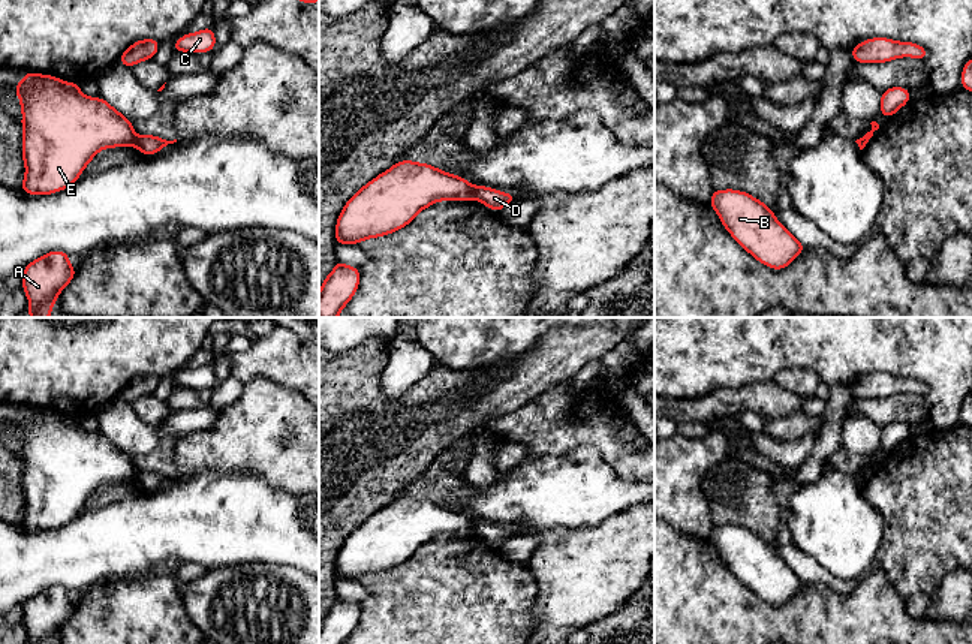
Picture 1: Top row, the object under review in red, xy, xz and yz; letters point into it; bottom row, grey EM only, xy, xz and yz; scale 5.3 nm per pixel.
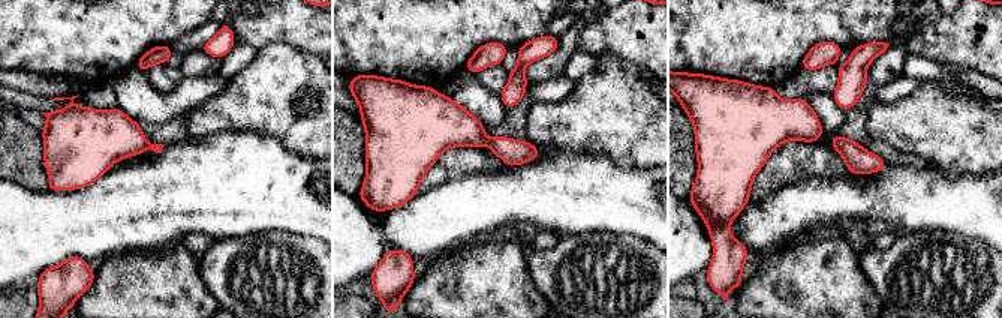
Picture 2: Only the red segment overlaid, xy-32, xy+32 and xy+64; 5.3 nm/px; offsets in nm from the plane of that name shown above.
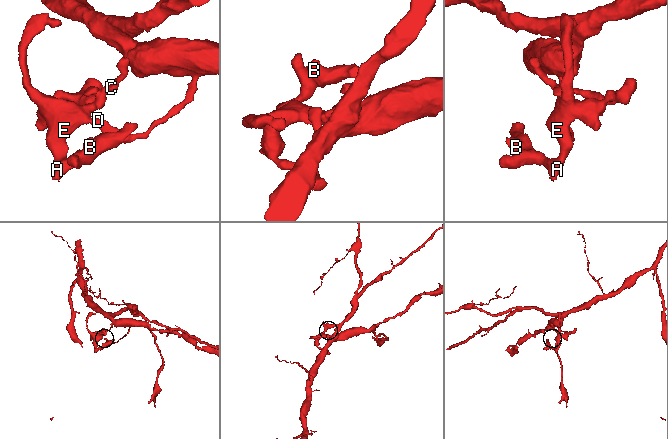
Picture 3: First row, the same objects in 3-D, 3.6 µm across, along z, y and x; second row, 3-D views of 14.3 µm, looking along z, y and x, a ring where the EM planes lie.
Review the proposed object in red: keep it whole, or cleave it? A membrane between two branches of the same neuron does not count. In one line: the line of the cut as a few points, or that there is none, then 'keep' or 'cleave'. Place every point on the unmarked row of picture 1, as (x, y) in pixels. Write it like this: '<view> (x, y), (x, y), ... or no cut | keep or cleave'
xz (471, 523), (474, 532) | cleave

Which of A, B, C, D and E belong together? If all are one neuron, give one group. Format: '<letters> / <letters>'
A B C E / D

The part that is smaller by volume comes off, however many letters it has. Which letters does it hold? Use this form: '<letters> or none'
A, B, C, E

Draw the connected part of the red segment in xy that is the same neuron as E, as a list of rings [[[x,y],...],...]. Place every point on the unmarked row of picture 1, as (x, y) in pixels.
[[[24,407],[22,416],[12,422],[21,433],[22,443],[22,496],[25,512],[19,524],[28,530],[51,530],[70,523],[91,497],[96,488],[112,482],[132,482],[136,478],[132,457],[114,445],[102,433],[87,433],[81,428],[79,419],[64,418],[52,410]]]

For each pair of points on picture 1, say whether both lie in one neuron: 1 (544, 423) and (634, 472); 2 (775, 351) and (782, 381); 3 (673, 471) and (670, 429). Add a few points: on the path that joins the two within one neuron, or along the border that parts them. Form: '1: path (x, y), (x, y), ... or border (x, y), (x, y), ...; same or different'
1: path (566, 424), (587, 426), (611, 450); same
2: border (815, 372), (782, 369), (772, 379); different
3: border (677, 433), (670, 438); different

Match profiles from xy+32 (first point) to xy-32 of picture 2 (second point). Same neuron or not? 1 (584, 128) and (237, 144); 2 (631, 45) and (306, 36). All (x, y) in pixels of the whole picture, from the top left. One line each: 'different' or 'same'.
1: different
2: same

